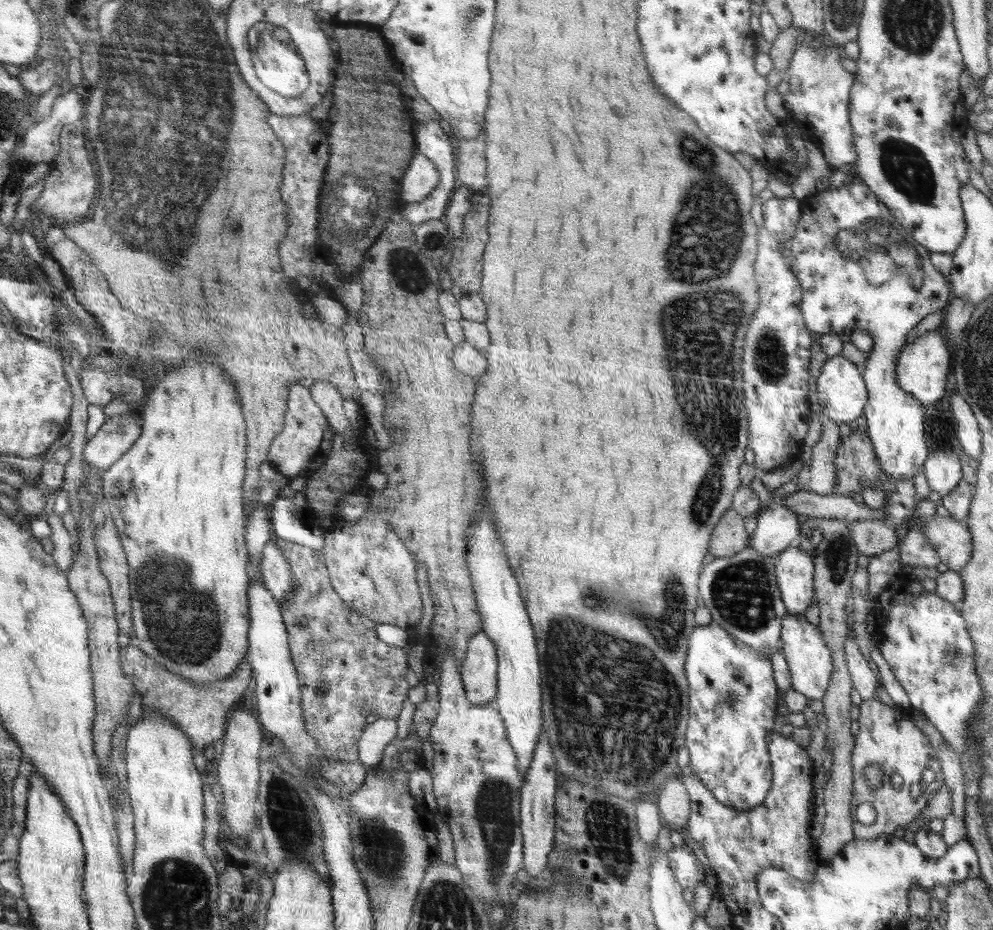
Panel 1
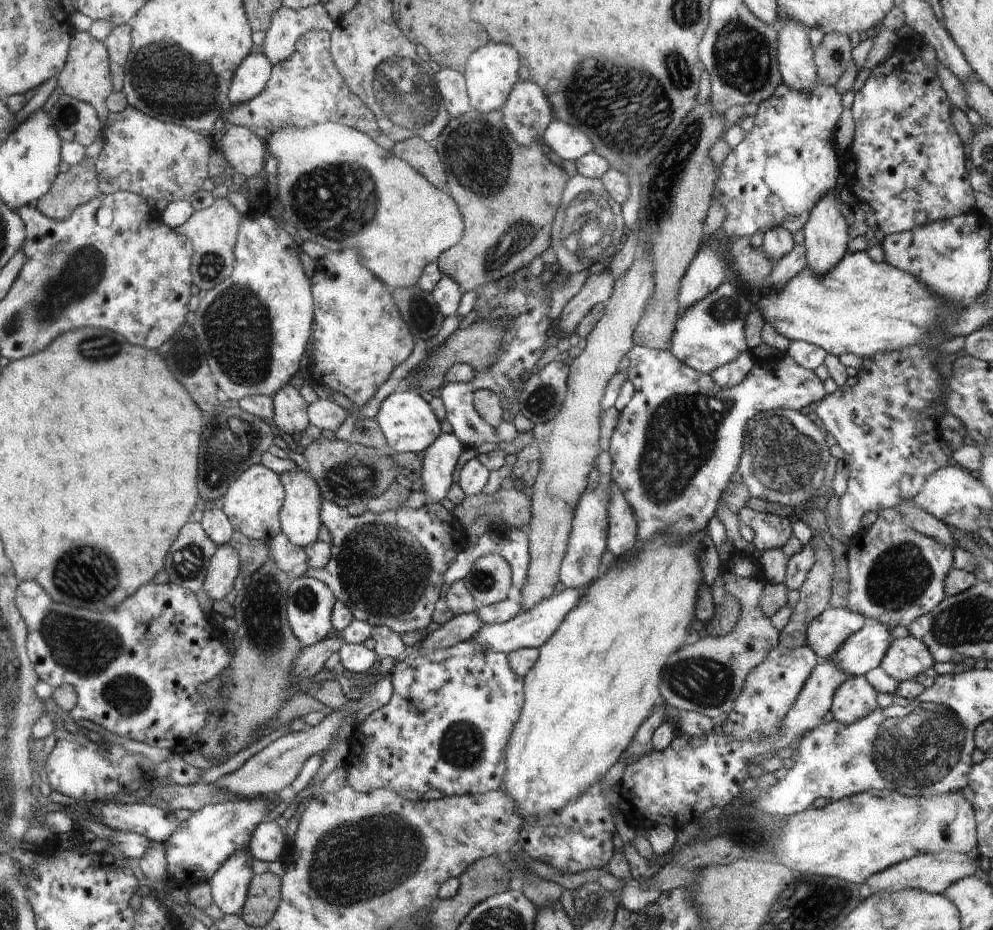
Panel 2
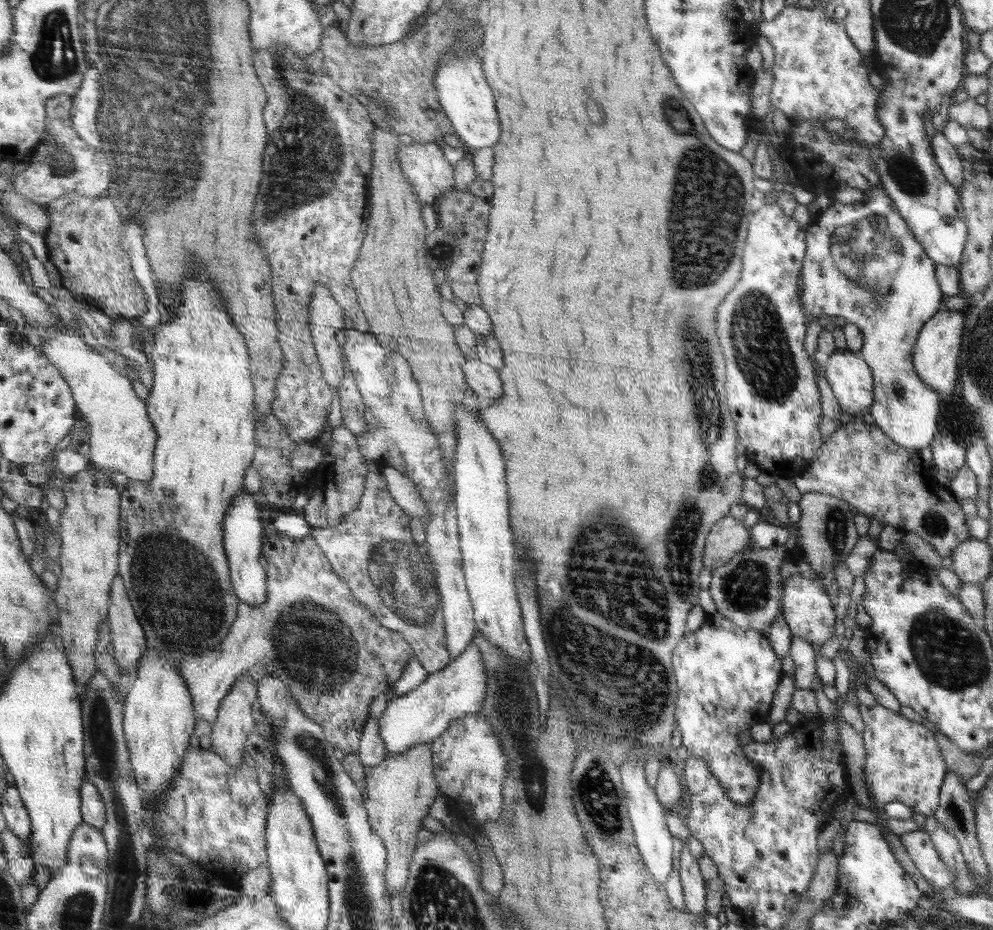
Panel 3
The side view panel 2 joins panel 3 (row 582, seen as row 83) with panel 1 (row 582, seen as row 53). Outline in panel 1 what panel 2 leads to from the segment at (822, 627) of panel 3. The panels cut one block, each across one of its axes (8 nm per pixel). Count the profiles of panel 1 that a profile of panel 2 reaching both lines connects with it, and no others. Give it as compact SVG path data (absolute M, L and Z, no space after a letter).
M795 543L778 555L775 575L781 599L790 614L802 614L812 606L812 557Z

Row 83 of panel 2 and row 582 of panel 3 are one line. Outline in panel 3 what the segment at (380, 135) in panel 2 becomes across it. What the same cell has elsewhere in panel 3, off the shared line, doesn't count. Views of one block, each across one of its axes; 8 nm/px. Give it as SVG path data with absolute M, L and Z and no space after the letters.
M276 531L276 534L272 534L272 536L270 536L270 538L268 537L264 542L263 555L268 563L269 587L266 602L260 604L260 606L248 606L248 602L241 602L239 618L234 622L231 634L224 640L224 642L222 642L222 646L218 646L218 648L212 650L212 652L194 656L192 660L185 660L180 664L180 672L182 672L182 676L186 678L188 688L190 688L192 696L194 696L198 717L214 724L219 720L220 708L223 706L224 698L227 698L227 696L231 694L232 688L236 686L236 682L239 682L242 676L248 674L250 678L259 681L261 677L265 677L274 672L274 674L280 674L280 678L284 678L284 682L292 682L292 686L288 686L288 689L291 690L292 695L294 695L294 698L298 701L298 706L304 711L304 715L316 721L323 727L327 741L336 748L340 757L348 756L348 754L358 755L360 732L362 732L362 728L364 728L364 722L369 719L368 708L370 708L372 700L378 698L378 696L386 696L388 701L390 701L398 696L395 690L396 682L399 682L400 674L402 674L404 666L406 666L406 664L411 664L414 661L414 651L404 640L403 635L382 626L379 620L372 614L372 610L365 604L362 604L360 600L356 600L355 595L352 594L351 588L347 586L347 583L344 582L334 570L332 570L331 563L314 538L302 538L302 540L296 540L296 538L288 538L286 534Z

